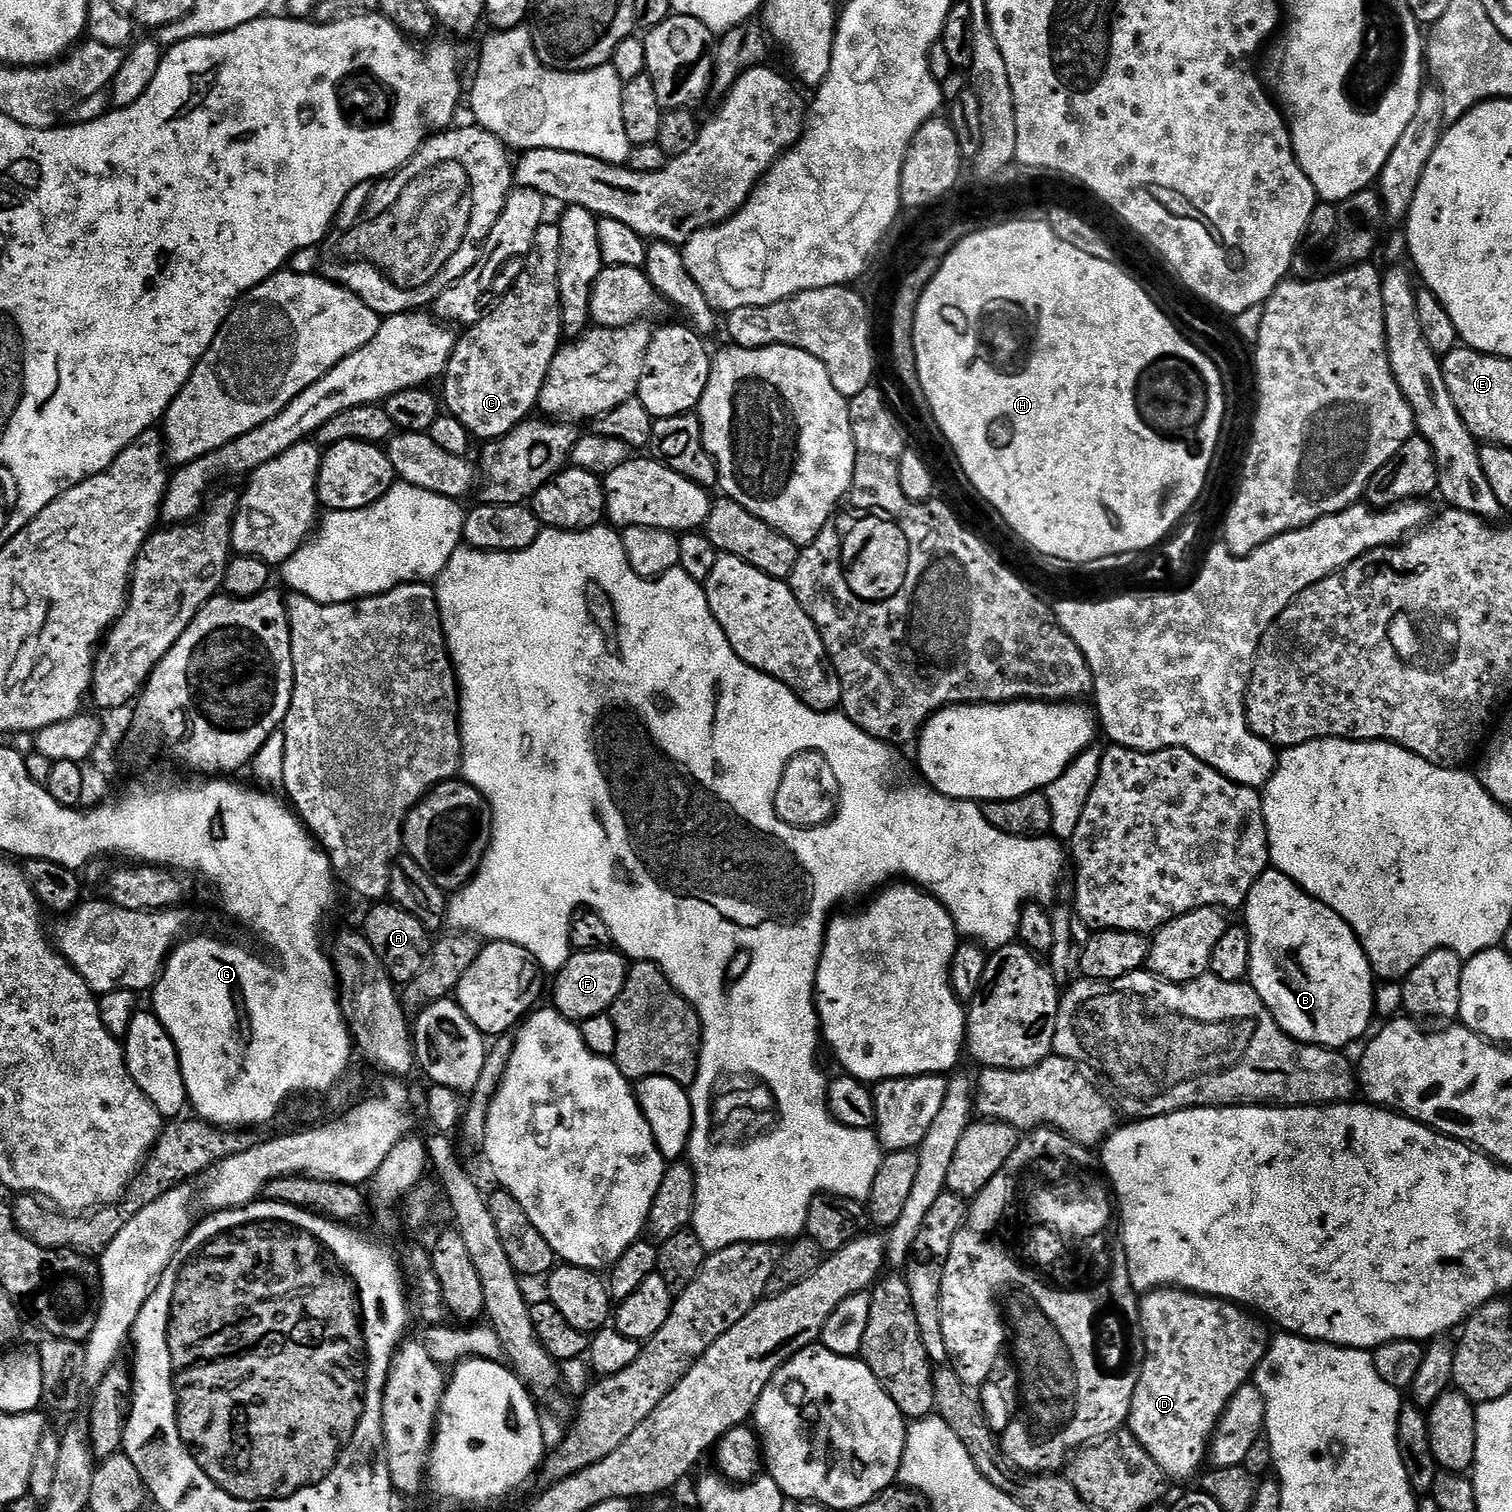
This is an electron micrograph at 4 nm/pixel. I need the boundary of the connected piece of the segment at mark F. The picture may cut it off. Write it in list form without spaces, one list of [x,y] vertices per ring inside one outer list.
[[[590,950],[589,952],[573,951],[572,957],[562,966],[562,970],[555,973],[556,985],[551,985],[551,1003],[557,1012],[561,1012],[567,1020],[579,1022],[586,1018],[603,1016],[611,1009],[612,1004],[622,994],[628,981],[630,961],[619,950]]]

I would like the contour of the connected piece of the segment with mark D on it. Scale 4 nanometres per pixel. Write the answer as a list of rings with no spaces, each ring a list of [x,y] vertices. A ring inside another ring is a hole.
[[[1161,1286],[1143,1293],[1139,1301],[1144,1365],[1138,1386],[1132,1392],[1126,1428],[1138,1438],[1138,1442],[1142,1442],[1146,1454],[1154,1458],[1169,1481],[1196,1478],[1205,1467],[1204,1460],[1206,1464],[1209,1459],[1212,1436],[1230,1398],[1253,1379],[1260,1359],[1268,1350],[1270,1335],[1262,1325],[1256,1324],[1257,1317],[1249,1309],[1230,1300],[1219,1300],[1216,1296],[1201,1296],[1199,1292]]]

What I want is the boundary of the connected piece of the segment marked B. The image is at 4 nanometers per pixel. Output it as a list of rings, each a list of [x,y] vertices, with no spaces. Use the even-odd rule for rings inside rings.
[[[1271,866],[1266,869],[1261,876],[1254,882],[1250,894],[1244,899],[1242,909],[1242,924],[1249,934],[1249,968],[1247,979],[1252,985],[1252,989],[1262,998],[1262,1002],[1270,1010],[1270,1014],[1278,1022],[1278,1026],[1293,1040],[1301,1040],[1303,1044],[1318,1044],[1321,1048],[1334,1048],[1337,1050],[1347,1049],[1347,1044],[1352,1044],[1355,1040],[1363,1041],[1369,1035],[1368,1027],[1372,1024],[1374,1009],[1376,1006],[1376,988],[1372,963],[1368,960],[1364,948],[1360,945],[1360,939],[1356,937],[1356,932],[1347,924],[1341,916],[1334,914],[1330,906],[1326,906],[1321,900],[1314,899],[1309,892],[1299,888],[1286,874],[1282,874]]]

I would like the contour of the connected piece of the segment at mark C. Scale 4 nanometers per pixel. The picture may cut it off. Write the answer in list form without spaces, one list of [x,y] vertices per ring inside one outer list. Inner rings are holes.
[[[546,222],[538,226],[538,234],[534,234],[534,246],[526,257],[528,265],[521,270],[516,285],[501,298],[500,309],[497,312],[489,311],[465,331],[468,332],[465,336],[461,335],[456,341],[448,371],[442,377],[442,404],[454,418],[458,418],[458,422],[462,422],[462,426],[466,426],[466,430],[477,441],[501,440],[529,419],[540,403],[540,392],[544,388],[548,371],[552,368],[557,350],[562,346],[560,336],[565,335],[558,286],[561,246],[559,223]]]

